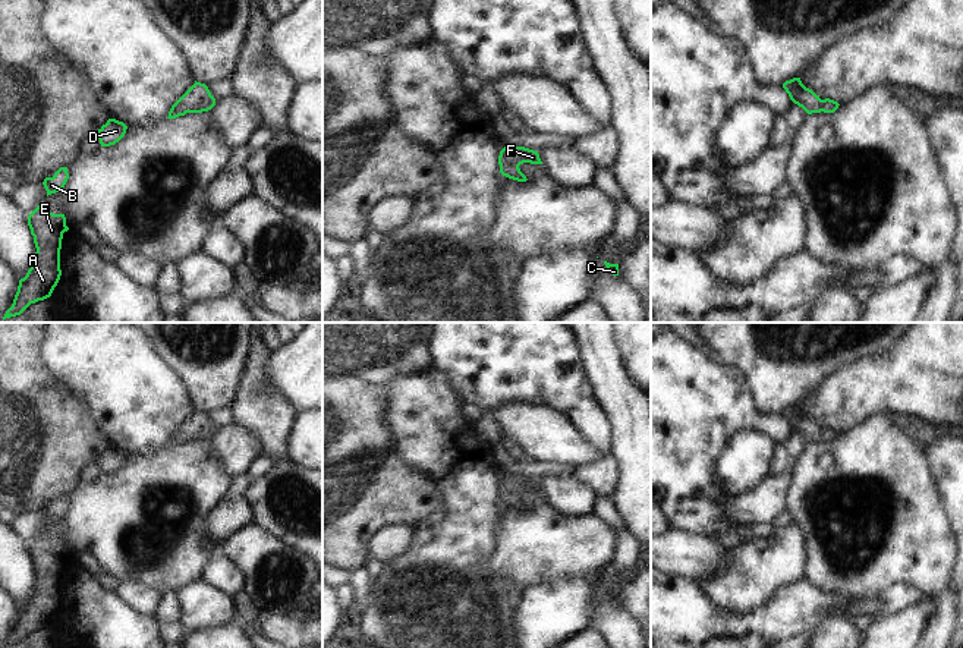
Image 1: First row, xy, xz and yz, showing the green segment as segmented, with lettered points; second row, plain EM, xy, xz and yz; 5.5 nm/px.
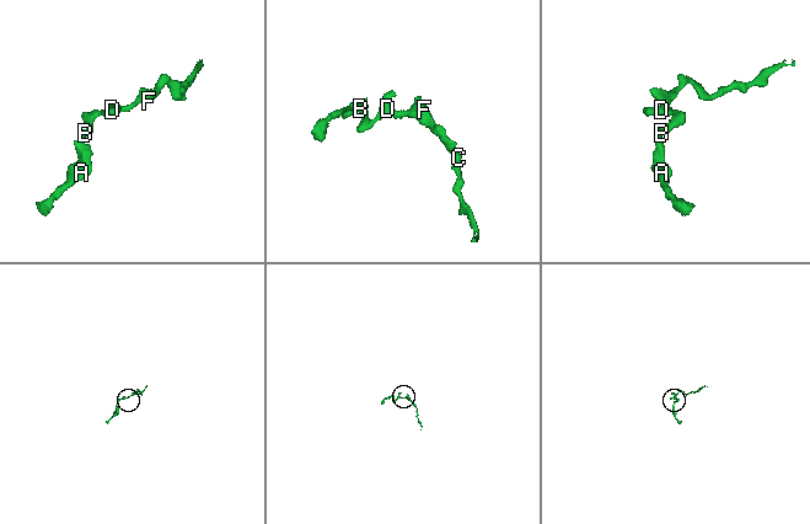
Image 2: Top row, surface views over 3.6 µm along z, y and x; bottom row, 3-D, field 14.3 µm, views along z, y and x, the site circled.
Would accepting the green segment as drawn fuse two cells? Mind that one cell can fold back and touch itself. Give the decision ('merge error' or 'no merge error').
no merge error

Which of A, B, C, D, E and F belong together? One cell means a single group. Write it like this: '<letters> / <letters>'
A B C D E F

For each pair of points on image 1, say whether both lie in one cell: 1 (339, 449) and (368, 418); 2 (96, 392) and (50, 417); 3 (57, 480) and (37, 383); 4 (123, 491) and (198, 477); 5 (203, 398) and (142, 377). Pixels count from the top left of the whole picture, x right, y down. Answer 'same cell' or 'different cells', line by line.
1: same cell
2: different cells
3: same cell
4: same cell
5: different cells

